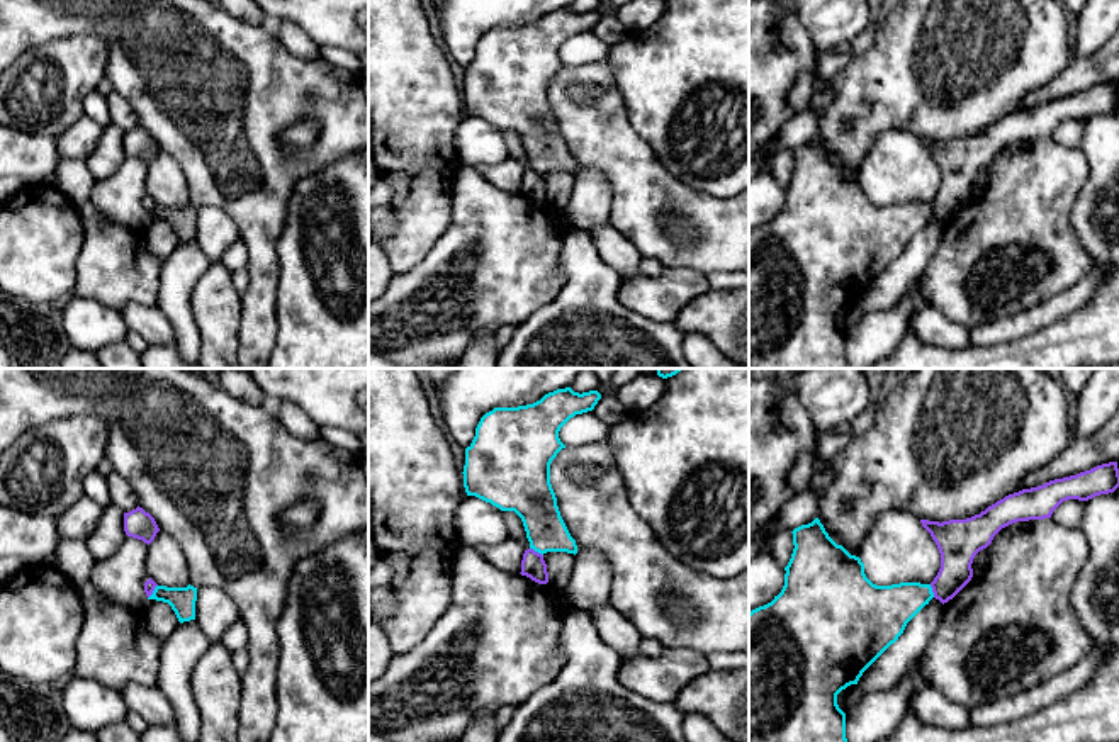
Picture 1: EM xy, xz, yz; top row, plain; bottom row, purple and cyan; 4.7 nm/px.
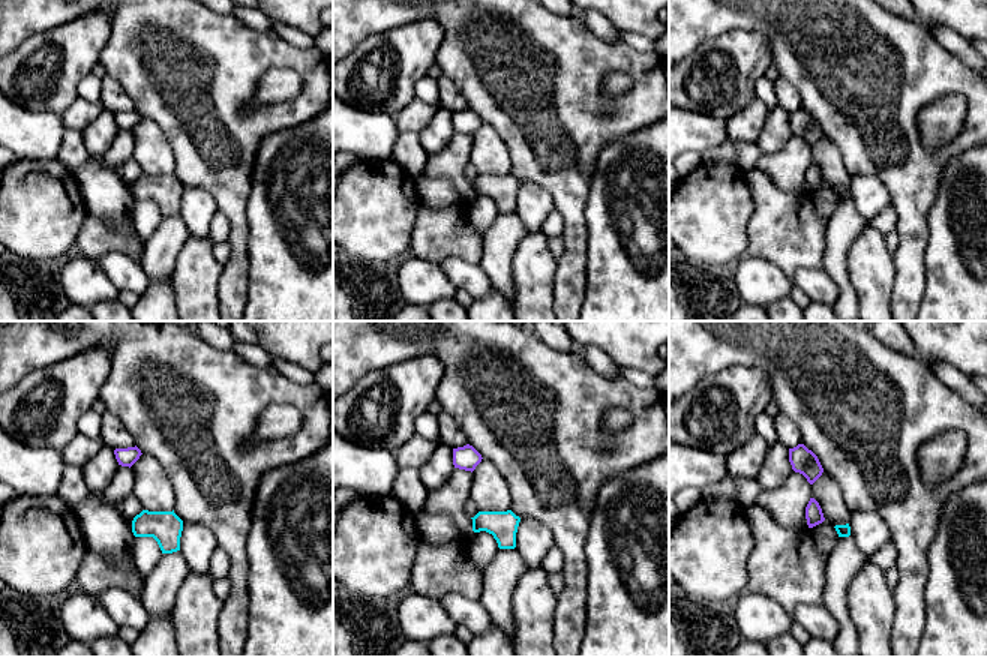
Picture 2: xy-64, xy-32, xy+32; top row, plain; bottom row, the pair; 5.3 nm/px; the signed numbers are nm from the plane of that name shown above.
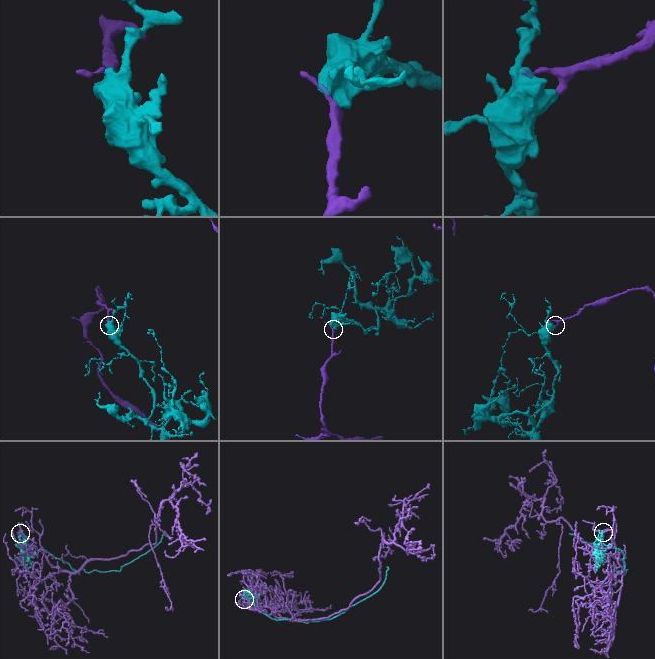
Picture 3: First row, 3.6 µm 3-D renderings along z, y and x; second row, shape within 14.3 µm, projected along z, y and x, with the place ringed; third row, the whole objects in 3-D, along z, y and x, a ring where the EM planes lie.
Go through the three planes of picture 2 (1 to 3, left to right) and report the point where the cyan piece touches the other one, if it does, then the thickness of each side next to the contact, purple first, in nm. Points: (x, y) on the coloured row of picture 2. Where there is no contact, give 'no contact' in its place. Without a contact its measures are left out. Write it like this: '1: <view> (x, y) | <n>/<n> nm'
1: no contact
2: no contact
3: no contact

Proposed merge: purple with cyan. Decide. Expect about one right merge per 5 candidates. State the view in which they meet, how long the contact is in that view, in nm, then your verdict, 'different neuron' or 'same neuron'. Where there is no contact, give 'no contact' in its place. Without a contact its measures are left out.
meets purple in xz; contact 80 nm long; different neuron

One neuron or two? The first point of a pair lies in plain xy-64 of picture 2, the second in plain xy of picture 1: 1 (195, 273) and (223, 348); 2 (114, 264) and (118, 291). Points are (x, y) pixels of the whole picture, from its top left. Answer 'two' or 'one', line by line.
1: one
2: two

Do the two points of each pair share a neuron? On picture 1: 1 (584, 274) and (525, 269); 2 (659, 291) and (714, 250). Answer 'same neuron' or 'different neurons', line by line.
1: different neurons
2: different neurons

